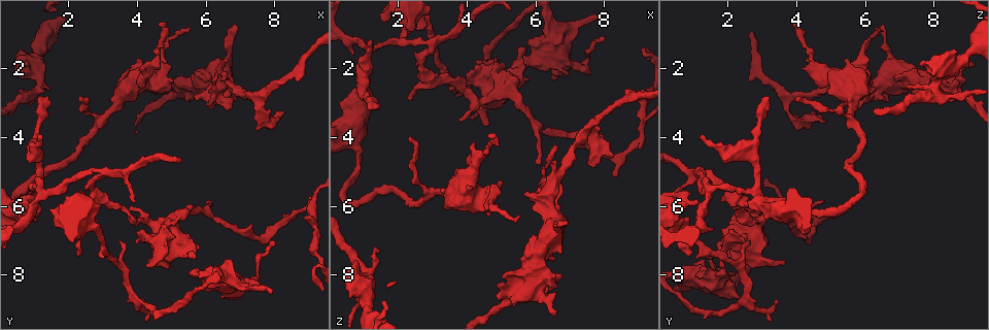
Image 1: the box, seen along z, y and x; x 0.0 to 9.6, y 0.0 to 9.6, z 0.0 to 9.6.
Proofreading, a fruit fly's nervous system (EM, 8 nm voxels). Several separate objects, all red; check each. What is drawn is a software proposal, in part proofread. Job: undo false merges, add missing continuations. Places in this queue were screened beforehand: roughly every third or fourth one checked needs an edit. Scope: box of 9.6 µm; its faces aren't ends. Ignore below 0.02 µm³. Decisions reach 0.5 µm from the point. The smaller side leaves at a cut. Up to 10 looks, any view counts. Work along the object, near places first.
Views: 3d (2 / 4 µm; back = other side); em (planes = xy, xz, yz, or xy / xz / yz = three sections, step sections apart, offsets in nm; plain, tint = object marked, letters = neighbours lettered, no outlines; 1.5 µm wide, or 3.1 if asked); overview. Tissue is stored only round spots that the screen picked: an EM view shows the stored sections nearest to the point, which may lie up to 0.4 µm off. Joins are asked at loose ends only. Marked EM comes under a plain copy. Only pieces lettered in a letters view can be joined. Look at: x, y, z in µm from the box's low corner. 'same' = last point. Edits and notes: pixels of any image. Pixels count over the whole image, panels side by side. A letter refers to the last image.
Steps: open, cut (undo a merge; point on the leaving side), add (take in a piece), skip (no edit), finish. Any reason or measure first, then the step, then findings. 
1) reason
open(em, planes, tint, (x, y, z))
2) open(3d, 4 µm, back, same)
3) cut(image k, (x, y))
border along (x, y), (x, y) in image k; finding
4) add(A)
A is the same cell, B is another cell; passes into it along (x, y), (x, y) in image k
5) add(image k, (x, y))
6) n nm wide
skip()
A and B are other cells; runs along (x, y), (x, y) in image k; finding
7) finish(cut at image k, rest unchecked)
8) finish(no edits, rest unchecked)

open(3d, 4 µm, back, (7.95, 7.05, 1.20))

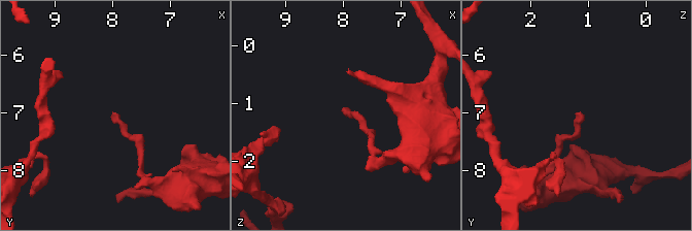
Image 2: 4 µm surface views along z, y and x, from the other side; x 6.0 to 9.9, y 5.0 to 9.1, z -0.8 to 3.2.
now the EM
open(em, planes, letters, (8.00, 7.00, 1.15))

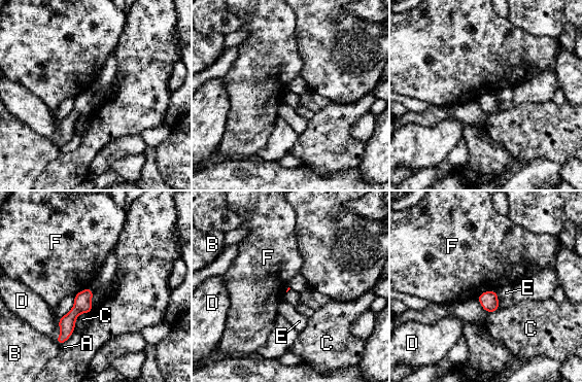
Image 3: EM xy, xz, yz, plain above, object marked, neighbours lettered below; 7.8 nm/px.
skip()
A, B, C, D, E and F are other cells; border along (497, 290), (485, 290), (476, 297) in image 3; no lettered piece goes on from it

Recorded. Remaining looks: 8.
a fork
open(em, xz, step 8, letters, (1.20, 5.60, 1.40))

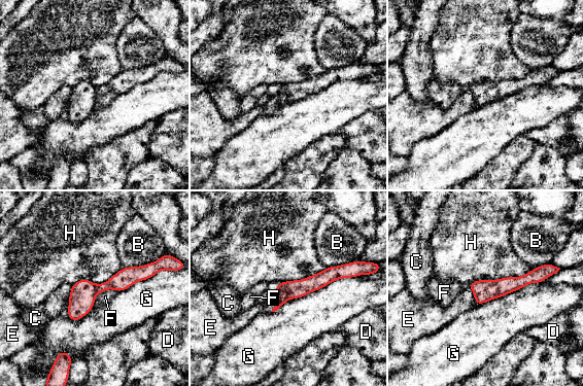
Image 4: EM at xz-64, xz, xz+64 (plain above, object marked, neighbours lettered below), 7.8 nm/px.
G touches over 750 nm
cut(image 4, (297, 288))
B, C, D, E, F, G and H are other cells; the part that leaves runs along (545, 273), (503, 286), (472, 285) in image 4; two neurons meet here

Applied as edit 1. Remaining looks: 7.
open(overview)

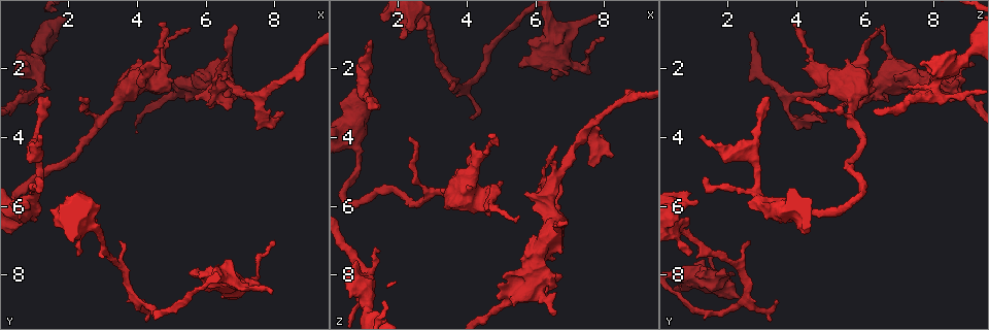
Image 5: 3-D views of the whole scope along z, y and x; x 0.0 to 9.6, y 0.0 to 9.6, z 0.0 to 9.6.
a fork
open(3d, 4 µm, (7.40, 2.80, 3.75))

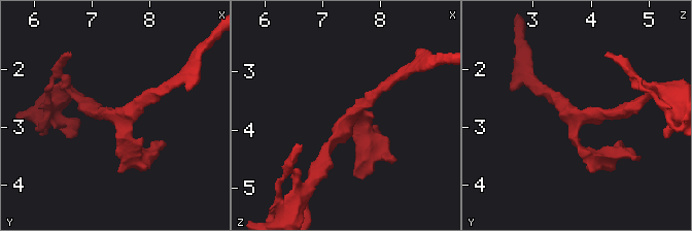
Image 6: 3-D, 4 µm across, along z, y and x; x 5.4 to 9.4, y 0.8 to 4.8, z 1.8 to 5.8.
open(em, planes, tint, (7.40, 2.80, 3.85))

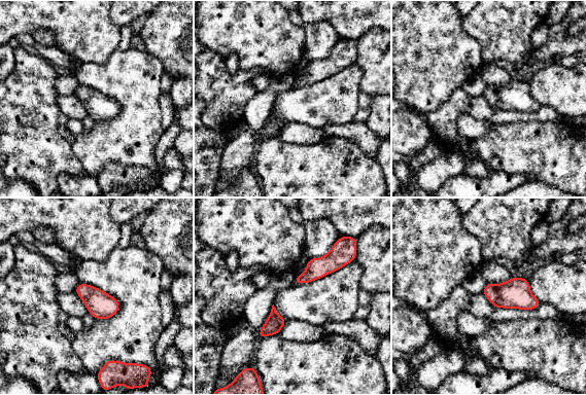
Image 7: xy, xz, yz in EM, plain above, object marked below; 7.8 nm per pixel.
what lies round it
open(em, planes, letters, same)

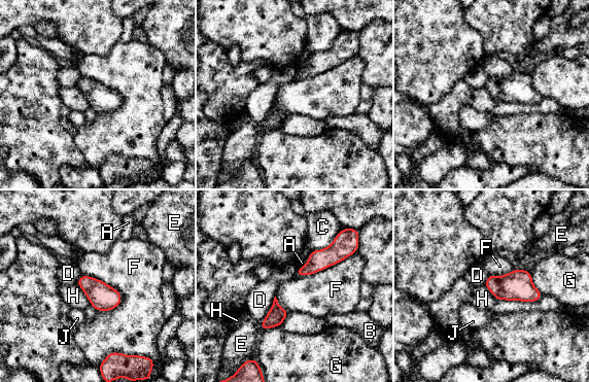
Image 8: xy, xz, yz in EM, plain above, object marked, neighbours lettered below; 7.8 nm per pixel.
F touches over 380 nm
skip()
A, B, C, D, E, F, G, H and J are other cells; border along (82, 274), (114, 287), (122, 302) in image 8; all the same neuron

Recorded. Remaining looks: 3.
finish(cut at image 4, rest unchecked)

